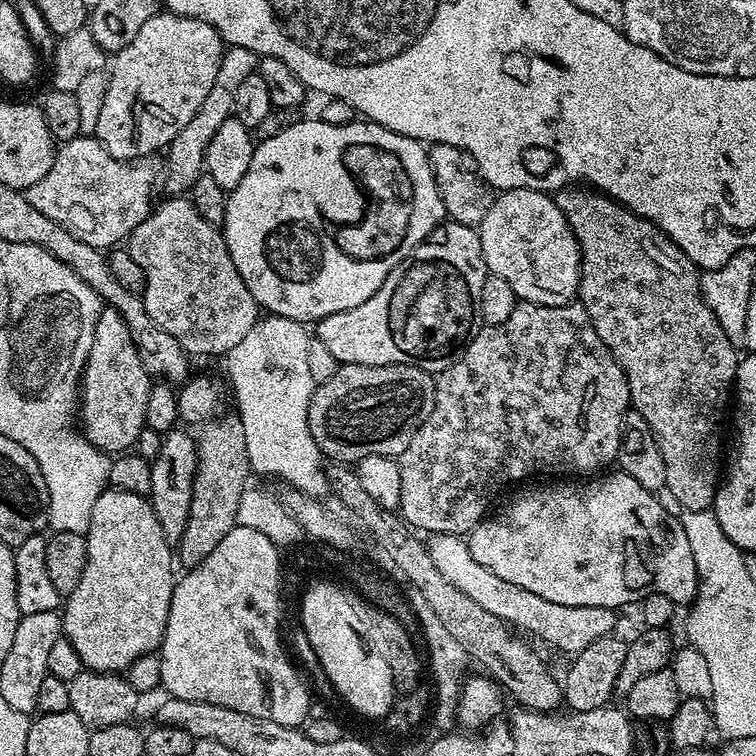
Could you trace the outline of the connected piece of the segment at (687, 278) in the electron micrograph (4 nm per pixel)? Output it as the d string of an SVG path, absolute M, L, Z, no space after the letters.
M569 186L555 193L554 199L562 210L566 222L572 228L574 238L580 247L579 303L583 304L594 330L598 330L598 338L602 338L602 342L608 347L610 354L614 354L618 366L626 374L628 399L631 407L638 414L642 414L642 418L646 418L650 430L656 435L658 450L662 450L662 462L666 462L664 488L670 494L674 494L674 498L678 498L678 502L686 510L711 509L716 502L716 489L722 484L719 432L720 427L724 424L724 411L730 408L728 395L731 392L733 395L734 385L736 384L736 365L738 363L736 352L738 352L738 348L737 345L730 342L730 338L726 338L726 330L722 330L718 318L714 318L714 310L710 310L710 306L704 301L704 296L700 292L701 269L697 268L695 262L690 258L686 258L683 250L658 225L650 220L642 219L641 216L634 214L628 208L623 208L617 200L604 195L603 192L595 191L588 186Z

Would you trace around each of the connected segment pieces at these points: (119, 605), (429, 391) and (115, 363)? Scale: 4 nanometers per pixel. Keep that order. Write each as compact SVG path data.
M111 486L104 489L98 502L94 502L94 514L90 514L90 526L86 535L86 570L82 570L82 582L78 582L74 594L63 601L62 636L70 642L70 646L74 646L74 650L78 650L78 658L82 658L87 671L124 674L135 660L153 655L164 641L174 587L171 564L171 560L174 560L174 548L166 540L148 496L130 494Z
M341 364L340 369L327 382L315 385L309 402L309 428L314 442L330 461L338 460L344 466L355 466L362 458L390 456L398 458L410 438L418 434L418 426L430 418L436 401L436 382L433 373L409 364L387 364L386 366L362 366Z
M107 306L101 307L98 326L94 326L94 346L90 346L84 374L80 377L78 416L84 437L103 452L127 453L146 427L146 402L153 383L146 366L142 366L134 338L130 338L130 326L126 326L122 314Z

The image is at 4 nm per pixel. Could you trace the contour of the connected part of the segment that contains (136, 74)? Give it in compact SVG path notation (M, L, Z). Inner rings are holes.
M160 10L142 22L142 30L134 34L134 42L127 44L110 60L108 89L94 133L101 146L119 160L138 160L142 156L156 154L159 148L160 151L167 149L178 130L182 130L182 126L198 114L198 106L202 106L206 94L210 94L210 86L214 86L225 47L214 26L198 16L176 16L173 12Z

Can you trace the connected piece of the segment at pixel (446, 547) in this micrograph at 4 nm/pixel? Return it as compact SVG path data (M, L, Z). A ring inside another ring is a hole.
M432 534L427 537L426 545L442 577L478 602L483 610L497 615L513 629L529 632L545 640L550 647L560 652L581 652L590 646L590 642L598 642L598 638L611 636L617 631L617 613L613 609L602 606L562 606L562 602L550 602L538 594L530 594L530 590L522 590L522 586L514 586L514 582L498 578L498 574L486 570L486 566L474 560L474 554L470 554L467 539L463 536Z

